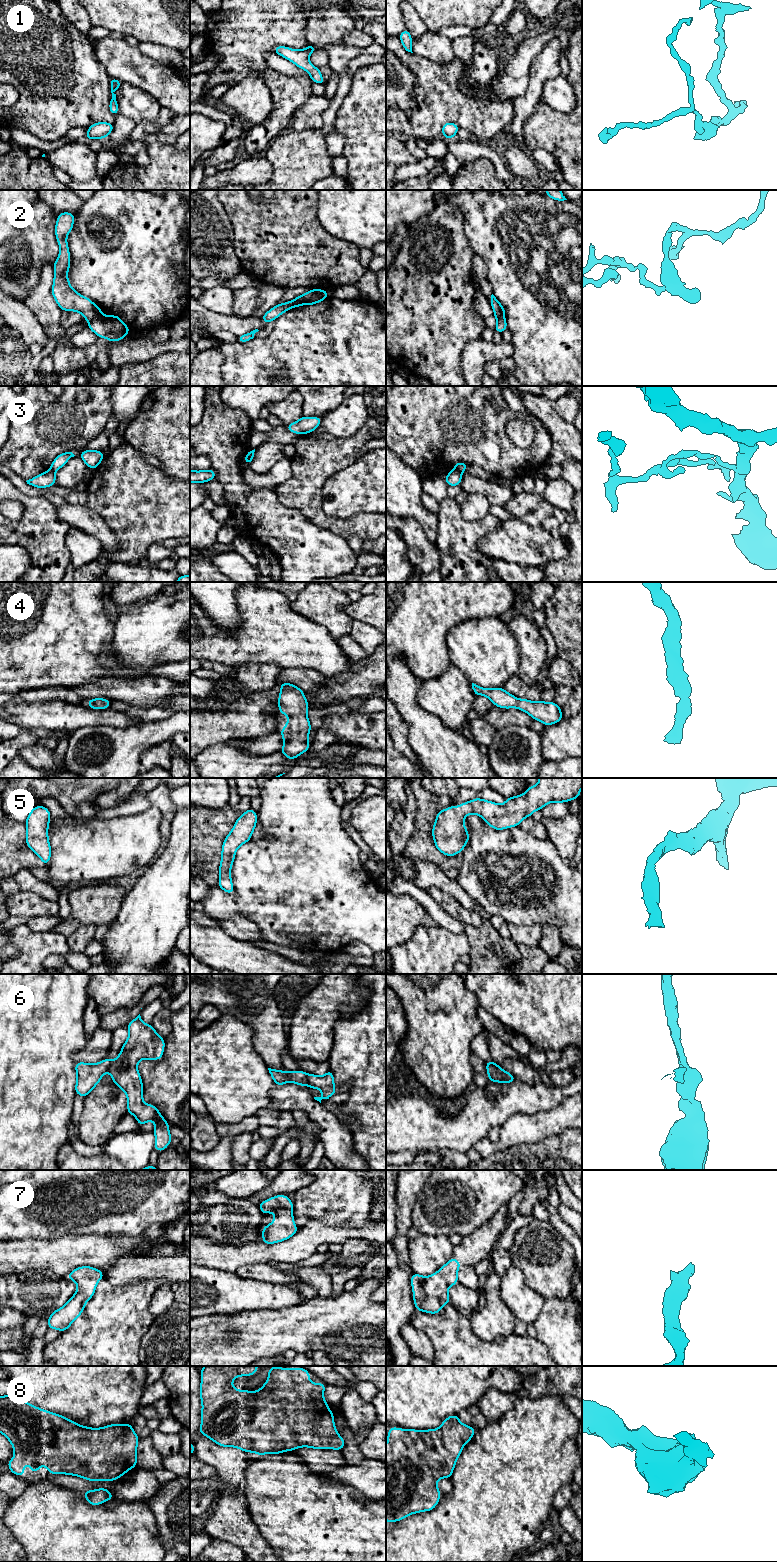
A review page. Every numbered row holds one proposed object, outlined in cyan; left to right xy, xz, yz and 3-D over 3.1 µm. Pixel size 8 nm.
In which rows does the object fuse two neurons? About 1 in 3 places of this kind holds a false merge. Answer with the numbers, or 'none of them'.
2, 3, 6

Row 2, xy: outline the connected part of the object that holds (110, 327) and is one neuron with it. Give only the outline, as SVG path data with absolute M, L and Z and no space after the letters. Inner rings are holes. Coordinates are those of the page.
M109 315L89 321L88 328L99 338L116 342L129 334L129 327L120 320L121 316Z

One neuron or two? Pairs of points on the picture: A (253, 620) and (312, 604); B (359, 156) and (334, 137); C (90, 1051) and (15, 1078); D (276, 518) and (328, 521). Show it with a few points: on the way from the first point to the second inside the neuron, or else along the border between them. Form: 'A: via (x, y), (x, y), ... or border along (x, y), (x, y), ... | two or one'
A: border along (289, 605), (294, 611), (312, 621) | two
B: border along (334, 127), (344, 137), (342, 154) | two
C: border along (85, 1038), (85, 1046), (72, 1056), (74, 1062) | two
D: border along (289, 507), (298, 509), (315, 525), (330, 531) | two

